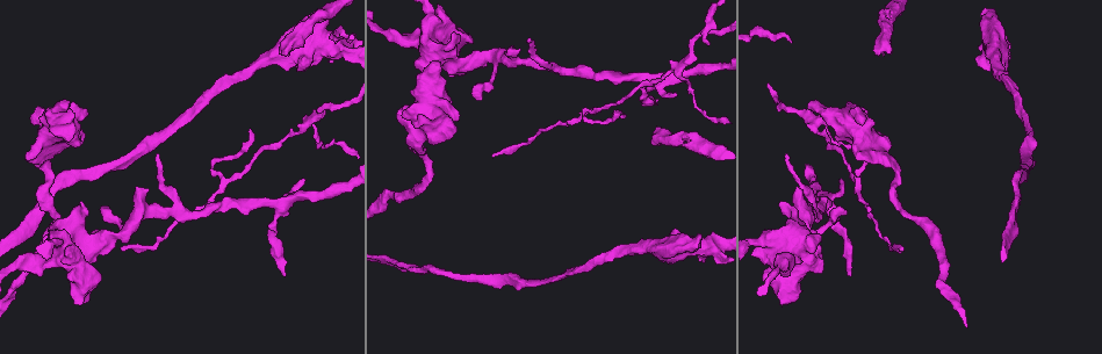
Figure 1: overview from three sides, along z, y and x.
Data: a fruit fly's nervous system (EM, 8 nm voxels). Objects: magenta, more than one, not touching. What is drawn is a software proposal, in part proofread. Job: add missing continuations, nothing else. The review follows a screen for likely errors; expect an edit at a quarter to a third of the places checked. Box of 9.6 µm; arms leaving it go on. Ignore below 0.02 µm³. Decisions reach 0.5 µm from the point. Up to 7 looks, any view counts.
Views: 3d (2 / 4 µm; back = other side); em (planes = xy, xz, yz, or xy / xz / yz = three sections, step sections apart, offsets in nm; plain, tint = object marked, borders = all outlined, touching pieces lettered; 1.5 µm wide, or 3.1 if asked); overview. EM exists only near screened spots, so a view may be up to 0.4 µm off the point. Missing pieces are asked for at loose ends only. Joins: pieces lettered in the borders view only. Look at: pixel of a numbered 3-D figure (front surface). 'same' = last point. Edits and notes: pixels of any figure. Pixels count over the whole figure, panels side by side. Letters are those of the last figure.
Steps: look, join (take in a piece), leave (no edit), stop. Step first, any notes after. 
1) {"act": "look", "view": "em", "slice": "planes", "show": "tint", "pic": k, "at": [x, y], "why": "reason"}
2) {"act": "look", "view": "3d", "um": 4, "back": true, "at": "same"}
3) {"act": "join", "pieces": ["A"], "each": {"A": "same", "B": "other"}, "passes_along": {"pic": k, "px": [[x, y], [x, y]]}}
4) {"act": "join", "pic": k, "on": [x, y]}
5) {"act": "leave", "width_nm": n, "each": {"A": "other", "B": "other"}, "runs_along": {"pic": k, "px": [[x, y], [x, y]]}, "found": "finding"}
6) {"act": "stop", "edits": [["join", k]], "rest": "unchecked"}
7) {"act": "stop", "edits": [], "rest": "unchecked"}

{"act": "look", "view": "em", "slice": "planes", "show": "borders", "pic": 1, "at": [284, 275], "why": "an open end"}

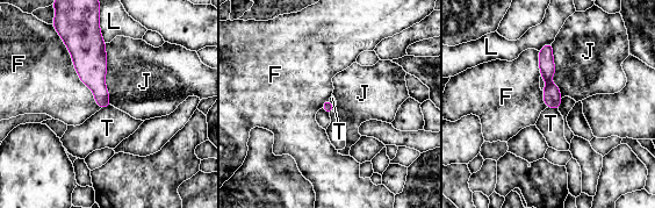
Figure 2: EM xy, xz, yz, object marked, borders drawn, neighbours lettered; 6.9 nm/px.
{"act": "leave", "each": {"F": "other", "J": "other", "L": "other", "T": "other"}, "found": "none of them fits"}

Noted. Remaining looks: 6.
{"act": "look", "view": "em", "slice": "xz", "step": 8, "show": "borders", "pic": 1, "at": [879, 54], "why": "an open end"}

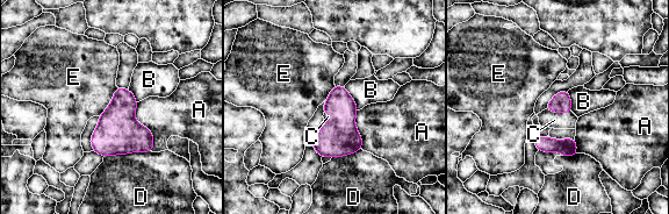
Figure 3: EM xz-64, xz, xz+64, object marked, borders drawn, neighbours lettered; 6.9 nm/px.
{"act": "join", "pieces": ["C"], "each": {"A": "other", "B": "other", "C": "same", "D": "other", "E": "other"}, "passes_along": {"pic": 3, "px": [[561, 102], [559, 112], [554, 120]]}, "found": "the neuron continues"}

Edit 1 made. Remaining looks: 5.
{"act": "look", "view": "overview", "why": "see it whole again"}

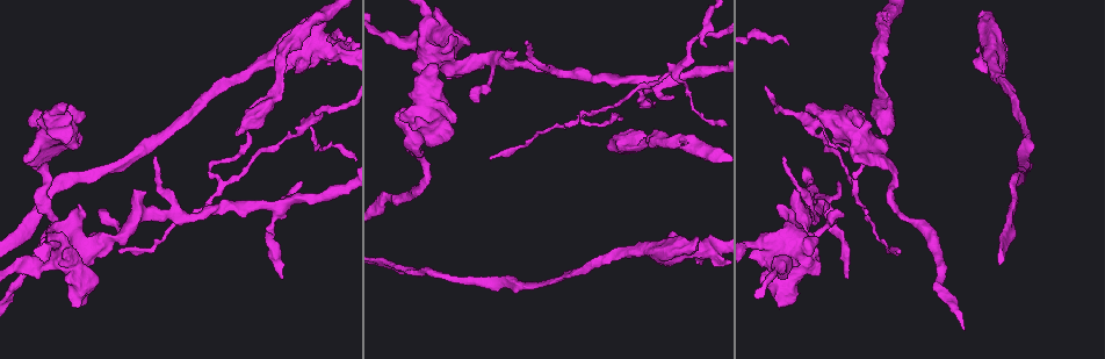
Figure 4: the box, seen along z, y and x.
{"act": "look", "view": "3d", "um": 4, "back": true, "pic": 4, "at": [29, 121]}

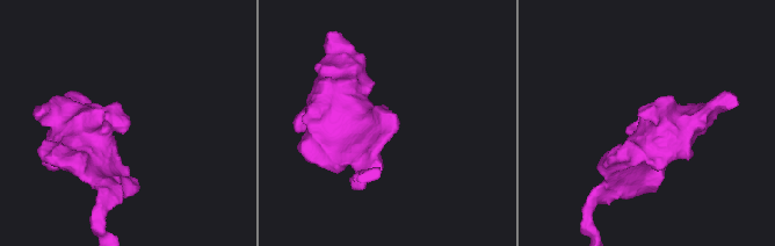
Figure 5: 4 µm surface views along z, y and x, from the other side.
{"act": "look", "view": "em", "slice": "xz", "step": 4, "show": "tint", "pic": 5, "at": [128, 121]}

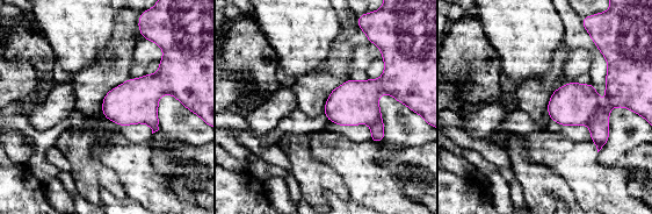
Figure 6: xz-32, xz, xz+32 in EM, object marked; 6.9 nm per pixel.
{"act": "look", "view": "em", "slice": "xy", "step": 4, "show": "borders", "at": "same", "why": "cut it another way"}

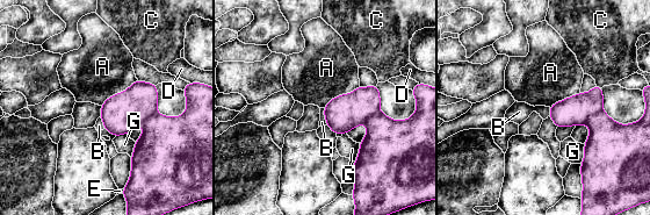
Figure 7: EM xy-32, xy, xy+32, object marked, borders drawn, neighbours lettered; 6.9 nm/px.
{"act": "leave", "each": {"A": "other", "B": "other", "C": "other", "D": "other", "E": "other", "G": "other"}, "border": {"pic": 7, "px": [[137, 79], [101, 106]]}, "found": "none of them fits"}

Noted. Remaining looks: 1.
{"act": "stop", "edits": [["join", 3]], "rest": "unchecked"}

